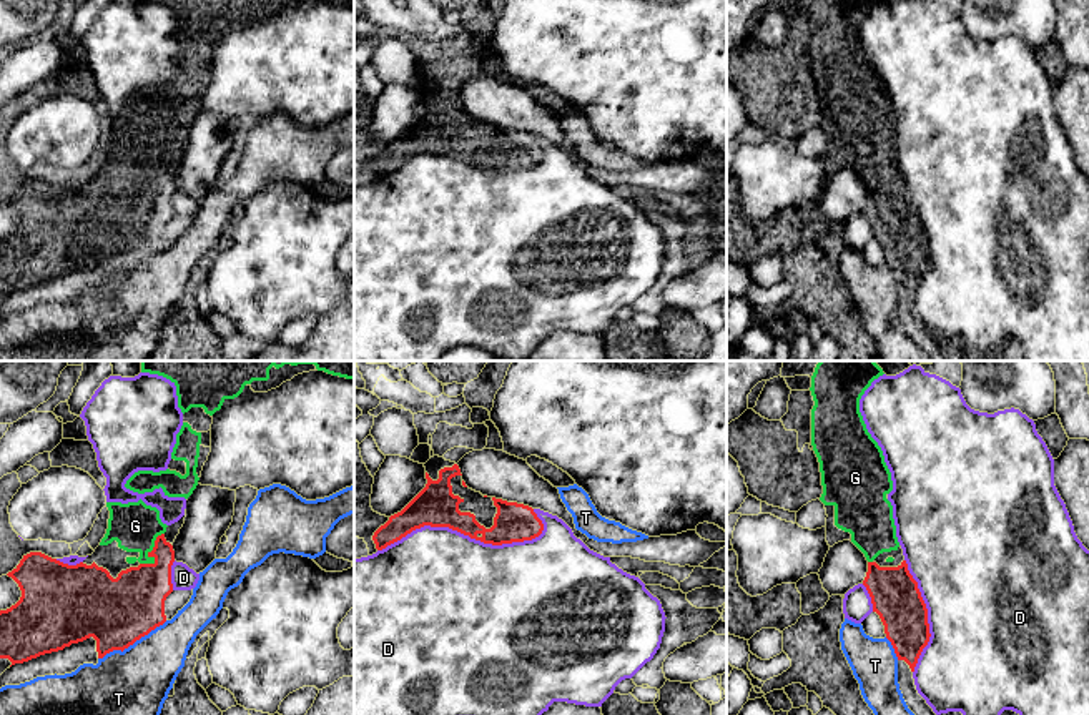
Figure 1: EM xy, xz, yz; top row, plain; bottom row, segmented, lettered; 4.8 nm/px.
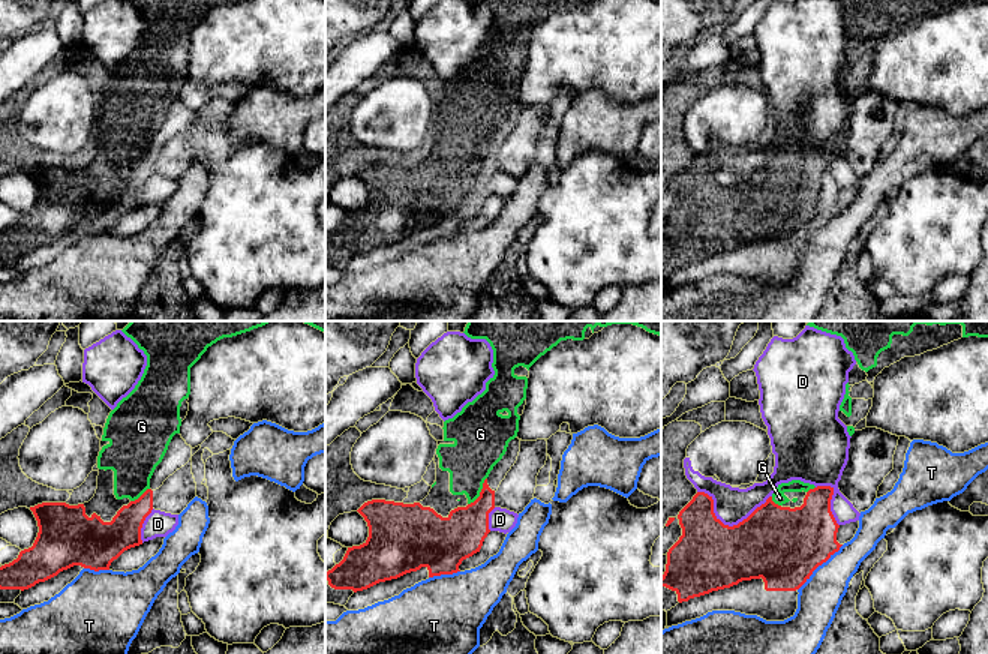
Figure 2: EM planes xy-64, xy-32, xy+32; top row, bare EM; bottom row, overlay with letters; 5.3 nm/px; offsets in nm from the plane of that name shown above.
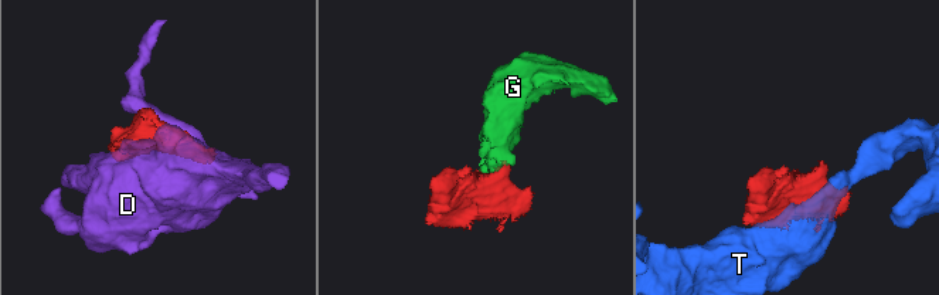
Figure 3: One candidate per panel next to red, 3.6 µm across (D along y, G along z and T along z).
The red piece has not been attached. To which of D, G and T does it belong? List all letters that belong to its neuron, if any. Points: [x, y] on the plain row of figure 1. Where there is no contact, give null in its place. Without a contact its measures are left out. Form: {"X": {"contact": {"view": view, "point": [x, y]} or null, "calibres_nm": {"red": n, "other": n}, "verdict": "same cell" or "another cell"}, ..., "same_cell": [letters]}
{"D": {"contact": {"view": "xz", "point": [463, 160]}, "calibres_nm": {"red": 200, "other": 480}, "verdict": "another cell"}, "G": {"contact": {"view": "xy", "point": [150, 180]}, "calibres_nm": {"red": 280, "other": 240}, "verdict": "same cell"}, "T": {"contact": {"view": "xy", "point": [132, 271]}, "calibres_nm": {"red": 340, "other": 400}, "verdict": "another cell"}, "same_cell": ["G"]}

